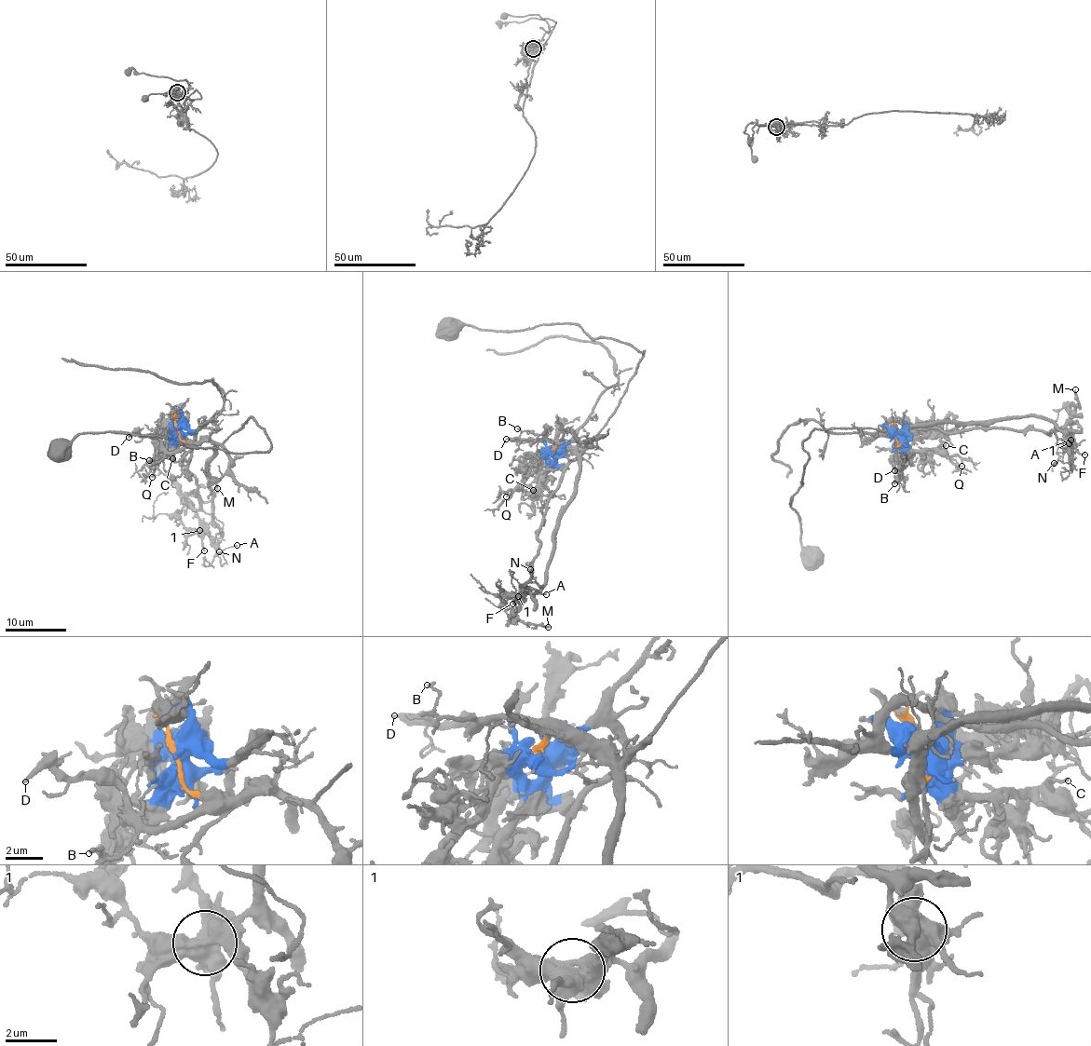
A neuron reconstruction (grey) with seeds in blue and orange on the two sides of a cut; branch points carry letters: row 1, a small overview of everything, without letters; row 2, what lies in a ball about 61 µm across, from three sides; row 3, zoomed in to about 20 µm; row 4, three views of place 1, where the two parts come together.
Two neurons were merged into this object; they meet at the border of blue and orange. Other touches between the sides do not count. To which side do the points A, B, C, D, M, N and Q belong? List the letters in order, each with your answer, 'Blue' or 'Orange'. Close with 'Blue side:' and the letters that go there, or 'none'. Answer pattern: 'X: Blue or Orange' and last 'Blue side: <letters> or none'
A: Orange
B: Orange
C: Blue
D: Orange
M: Blue
N: Orange
Q: Blue
Blue side: C, M, Q

